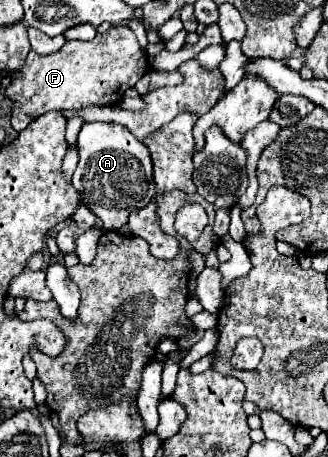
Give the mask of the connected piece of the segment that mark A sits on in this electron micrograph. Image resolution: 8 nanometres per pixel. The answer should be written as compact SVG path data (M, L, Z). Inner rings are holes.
M85 123L77 137L79 165L73 173L73 187L101 221L103 229L119 229L133 209L145 207L157 193L149 149L119 123Z

